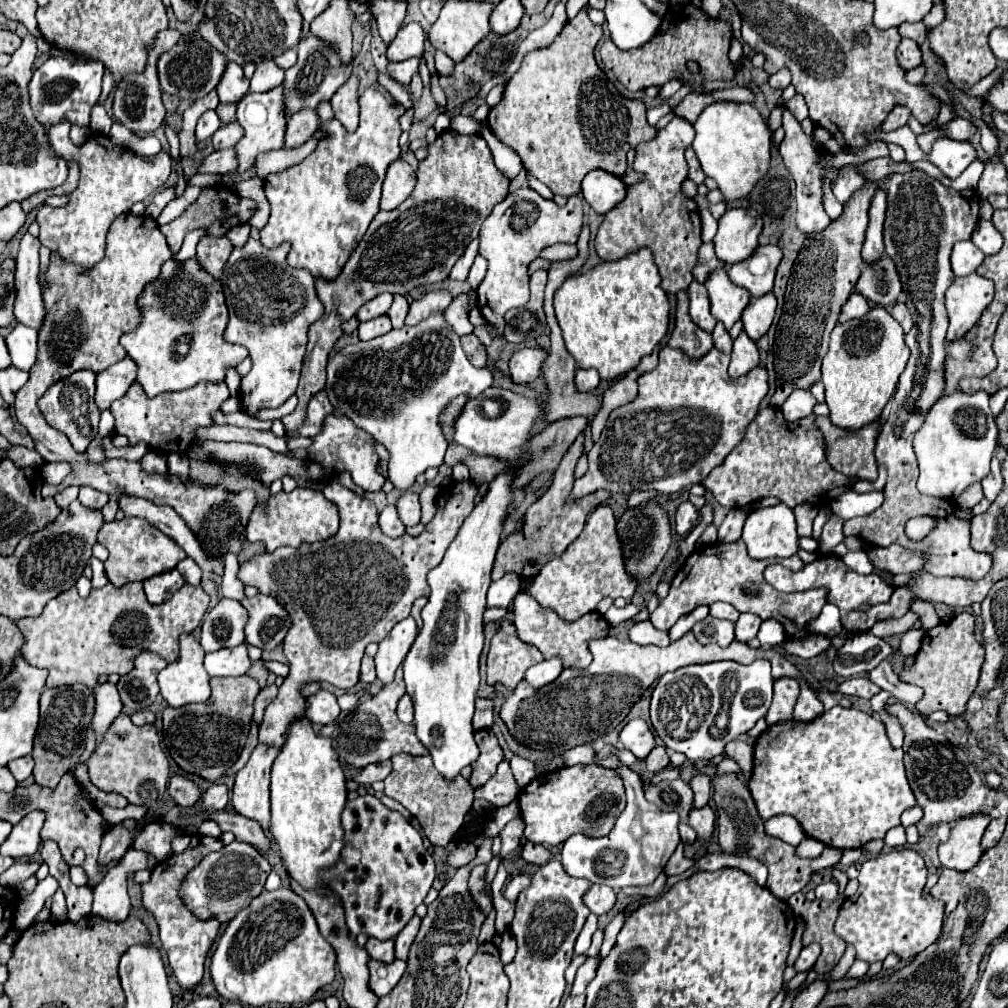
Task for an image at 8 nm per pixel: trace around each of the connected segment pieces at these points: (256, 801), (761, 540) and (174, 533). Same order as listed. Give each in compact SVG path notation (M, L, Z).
M258 744L246 766L236 774L232 788L232 806L238 814L256 820L266 836L272 840L268 830L270 824L270 768L280 750Z
M786 504L754 510L746 518L742 540L756 560L788 558L798 552L794 512Z
M122 496L120 508L124 510L126 516L144 518L152 526L156 526L158 530L162 530L170 538L174 538L184 548L184 552L200 564L202 570L214 572L216 576L224 574L224 558L214 556L214 560L210 560L210 556L206 556L206 552L202 552L202 544L198 544L198 538L194 536L194 532L190 532L190 528L186 528L184 520L172 508L158 506L146 498L132 498L132 496Z

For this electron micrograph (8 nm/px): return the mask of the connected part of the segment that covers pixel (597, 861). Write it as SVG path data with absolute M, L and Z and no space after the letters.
M620 768L618 772L624 780L628 804L618 816L612 832L602 838L574 834L564 842L562 848L562 864L566 868L566 874L574 878L586 878L594 884L606 884L614 890L652 884L680 844L678 812L662 812L660 808L650 804L642 794L638 774L630 768Z

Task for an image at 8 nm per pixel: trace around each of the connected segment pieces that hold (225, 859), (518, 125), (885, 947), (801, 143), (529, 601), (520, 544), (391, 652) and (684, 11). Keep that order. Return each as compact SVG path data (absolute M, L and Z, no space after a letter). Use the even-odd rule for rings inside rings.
M234 840L222 850L204 856L200 864L196 864L194 870L188 872L186 880L182 882L180 896L182 902L190 908L190 912L194 912L194 916L198 916L200 920L208 920L210 916L214 916L220 924L226 924L264 890L268 874L268 860L262 854L258 854L258 850L250 844Z
M580 10L574 20L566 22L550 46L528 52L524 56L518 72L508 80L502 100L488 112L490 130L520 156L528 172L544 182L554 194L564 198L580 192L580 182L590 170L600 168L614 172L614 176L622 176L626 170L628 150L656 136L656 130L646 120L644 102L624 98L616 86L608 82L596 60L592 60L594 46L600 38L602 28L588 20L586 10Z
M902 848L864 860L858 884L858 892L844 900L834 924L834 932L856 948L856 958L872 964L882 962L894 952L900 960L910 960L938 940L944 908L934 896L922 896L926 886L926 864L918 852ZM890 882L892 890L888 892Z
M784 108L782 112L782 128L784 128L784 140L780 144L780 156L784 160L784 166L790 170L792 174L792 180L796 182L796 202L798 202L798 212L796 212L796 222L798 222L798 228L804 232L804 234L812 234L812 232L820 232L824 230L828 224L830 224L830 218L828 214L824 212L824 206L822 206L822 186L820 186L820 176L826 176L828 180L836 178L838 176L838 168L820 168L816 162L820 156L826 156L826 154L820 154L812 142L810 142L810 136L806 136L800 128L800 122L792 116L792 112L788 108Z
M520 592L514 596L512 614L514 614L514 626L518 632L518 638L522 638L526 644L536 646L544 654L544 658L558 656L566 668L570 668L570 666L586 668L592 660L590 650L588 650L588 640L606 638L608 636L606 630L610 628L598 612L588 612L582 618L578 618L576 622L564 622L556 616L556 612L540 608L540 604L526 592Z
M584 434L578 436L578 440L574 440L574 444L568 448L566 456L562 458L560 466L556 468L554 472L554 480L552 480L552 486L546 490L544 496L540 496L524 514L524 522L520 526L518 532L514 532L512 536L506 538L506 542L498 548L498 556L494 560L494 572L492 572L492 580L498 580L500 576L504 576L506 572L516 572L522 580L530 580L534 578L542 566L560 556L568 544L582 532L582 526L588 518L588 514L602 502L606 502L606 498L610 496L606 490L598 490L594 494L588 494L580 500L576 500L574 504L566 504L566 496L570 494L572 490L572 484L574 484L574 468L576 468L576 462L578 458L582 456L582 450L584 450Z
M404 618L380 642L374 662L376 662L376 678L382 684L390 684L390 680L394 680L394 672L406 658L406 652L414 644L416 636L418 636L416 622L412 618Z
M692 2L682 6L670 6L666 10L666 18L662 18L662 24L654 38L636 48L622 52L614 46L614 42L608 38L602 44L600 54L602 62L616 74L616 78L632 92L644 90L652 84L666 84L670 80L684 80L684 82L714 82L714 80L732 80L734 78L734 66L728 60L728 48L732 40L732 26L726 20L710 18L700 8L696 8ZM694 60L700 66L698 74L692 74L686 64Z

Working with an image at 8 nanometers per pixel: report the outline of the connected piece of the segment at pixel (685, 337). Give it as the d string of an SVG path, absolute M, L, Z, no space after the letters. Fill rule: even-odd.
M678 292L678 304L676 304L676 326L674 332L668 340L670 348L678 348L682 352L686 352L688 358L698 360L702 358L706 352L710 352L714 348L712 344L712 336L708 332L704 332L702 328L698 328L688 314L688 294L686 292Z

